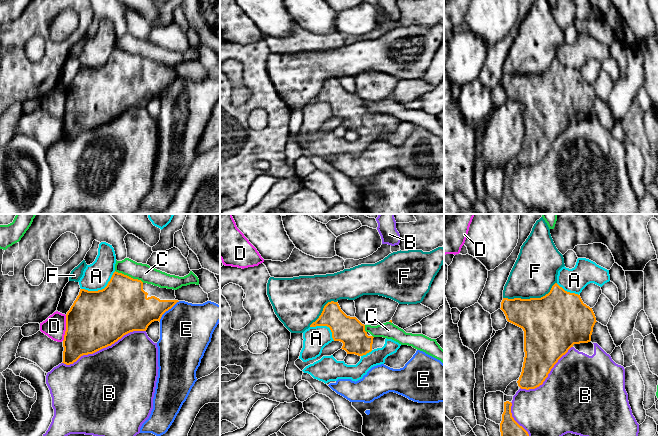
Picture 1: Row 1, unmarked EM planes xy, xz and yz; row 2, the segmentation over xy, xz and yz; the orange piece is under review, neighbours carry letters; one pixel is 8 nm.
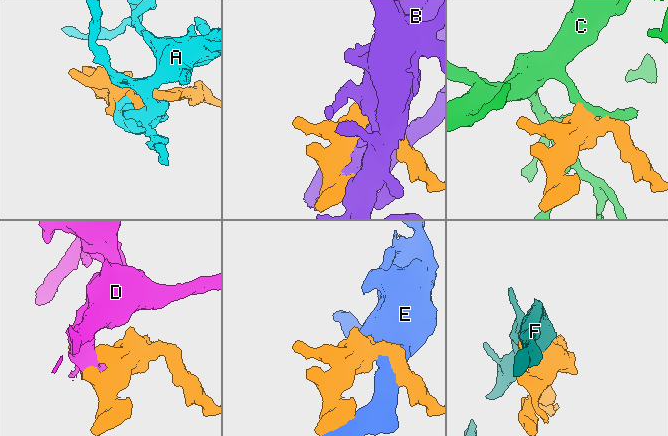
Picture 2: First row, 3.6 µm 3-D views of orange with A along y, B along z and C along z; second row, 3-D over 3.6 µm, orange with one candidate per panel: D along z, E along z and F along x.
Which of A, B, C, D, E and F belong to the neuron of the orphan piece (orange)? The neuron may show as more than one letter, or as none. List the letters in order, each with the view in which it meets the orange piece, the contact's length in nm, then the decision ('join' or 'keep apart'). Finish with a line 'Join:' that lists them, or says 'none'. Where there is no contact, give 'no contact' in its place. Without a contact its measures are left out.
A: contact in xy; length 320 nm; join
B: contact in xy; length 700 nm; keep apart
C: contact in xy; length 260 nm; keep apart
D: contact in xy; length 220 nm; keep apart
E: contact in xy; length 240 nm; keep apart
F: contact in yz; length 460 nm; keep apart
Join: A

